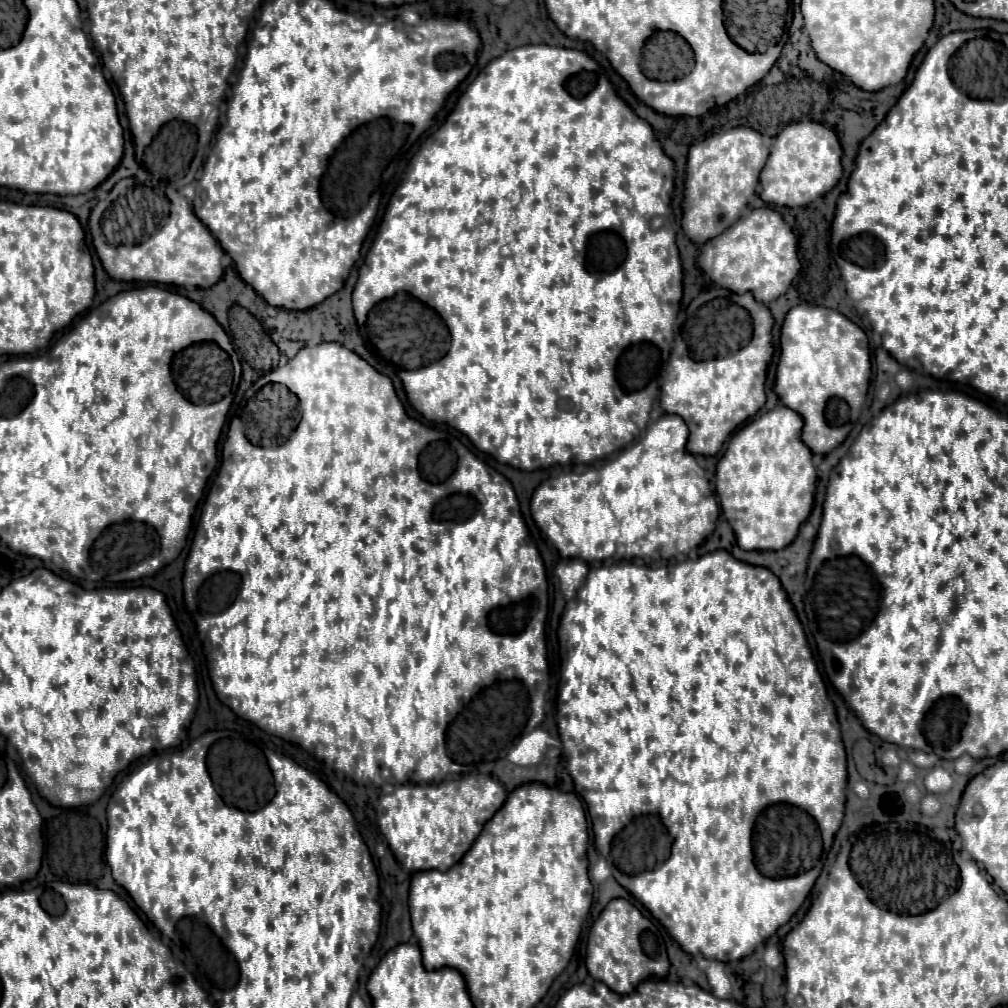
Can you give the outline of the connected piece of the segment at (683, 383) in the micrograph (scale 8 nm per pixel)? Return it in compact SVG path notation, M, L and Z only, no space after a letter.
M712 287L708 291L702 291L686 307L686 321L674 339L674 349L670 353L670 361L662 379L660 407L664 413L678 415L686 421L690 429L690 437L686 443L688 453L702 457L716 455L724 441L736 431L736 427L764 405L766 369L774 351L770 329L772 315L768 307L764 303L758 303L750 293L738 295L726 289Z

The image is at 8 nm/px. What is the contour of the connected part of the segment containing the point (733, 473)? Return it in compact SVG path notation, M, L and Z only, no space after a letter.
M778 405L748 421L732 439L716 465L716 493L740 549L778 551L794 541L814 501L816 469L810 449L800 441L802 417Z

